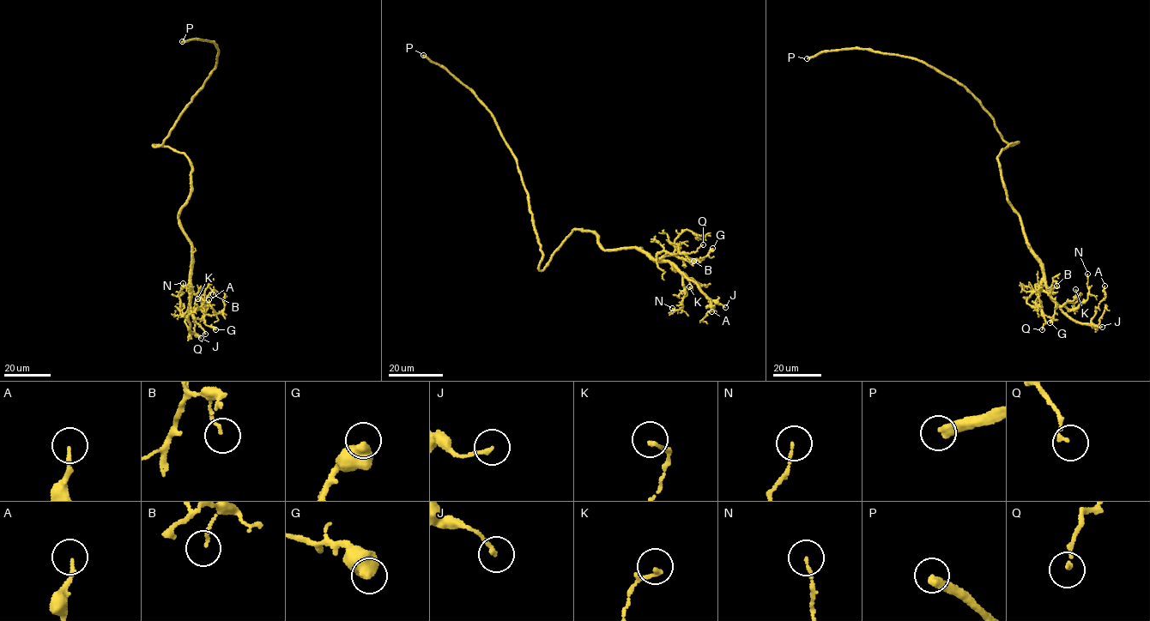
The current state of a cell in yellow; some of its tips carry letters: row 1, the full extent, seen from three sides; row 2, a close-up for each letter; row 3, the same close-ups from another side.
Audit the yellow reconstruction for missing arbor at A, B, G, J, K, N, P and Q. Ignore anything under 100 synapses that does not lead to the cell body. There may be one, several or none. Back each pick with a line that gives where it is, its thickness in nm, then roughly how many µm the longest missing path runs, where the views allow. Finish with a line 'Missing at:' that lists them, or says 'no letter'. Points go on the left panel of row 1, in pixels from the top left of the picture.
P: at (182, 41); 400 nm thick; about 180 µm are missing
Missing at: P

